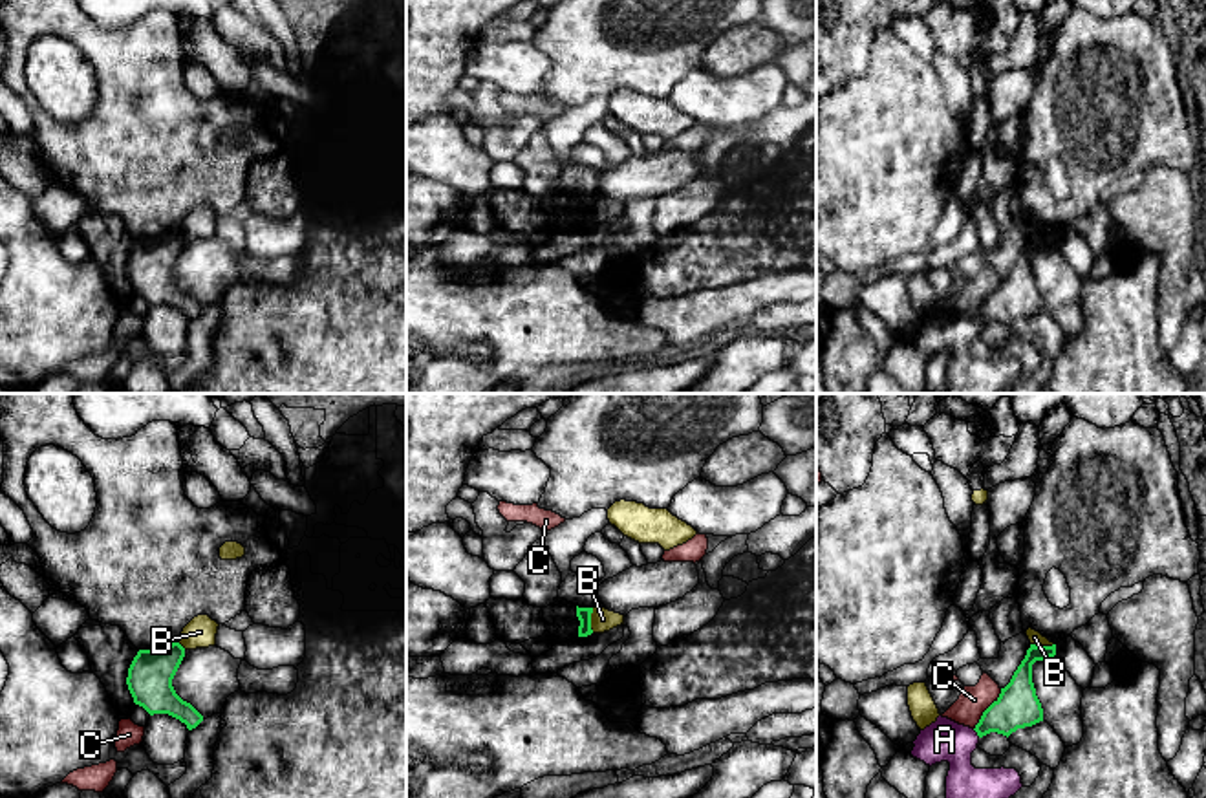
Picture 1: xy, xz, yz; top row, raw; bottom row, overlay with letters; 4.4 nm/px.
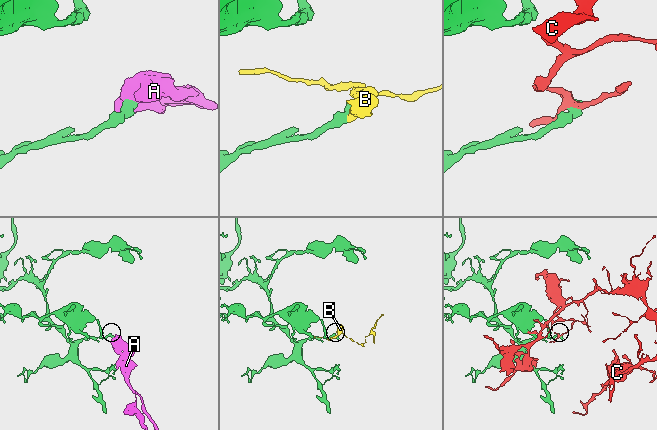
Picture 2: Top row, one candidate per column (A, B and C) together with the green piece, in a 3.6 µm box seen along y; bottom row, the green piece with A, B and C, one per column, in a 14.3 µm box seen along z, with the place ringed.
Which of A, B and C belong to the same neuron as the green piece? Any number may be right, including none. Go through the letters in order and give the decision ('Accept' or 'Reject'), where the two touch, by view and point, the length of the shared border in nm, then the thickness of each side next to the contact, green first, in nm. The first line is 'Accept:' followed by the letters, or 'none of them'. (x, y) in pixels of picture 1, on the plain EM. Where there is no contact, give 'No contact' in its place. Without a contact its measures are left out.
Accept: none of them
A: Reject. Touches green at yz (976, 321). Shared border 50 nm. Thickness 190 nm (green) against 190 nm
B: Reject. Touches green at xz (590, 211). Shared border 110 nm. Thickness 60 nm (green) against 100 nm
C: Reject. Touches green at yz (987, 299). Shared border 220 nm. Thickness 190 nm (green) against 130 nm

